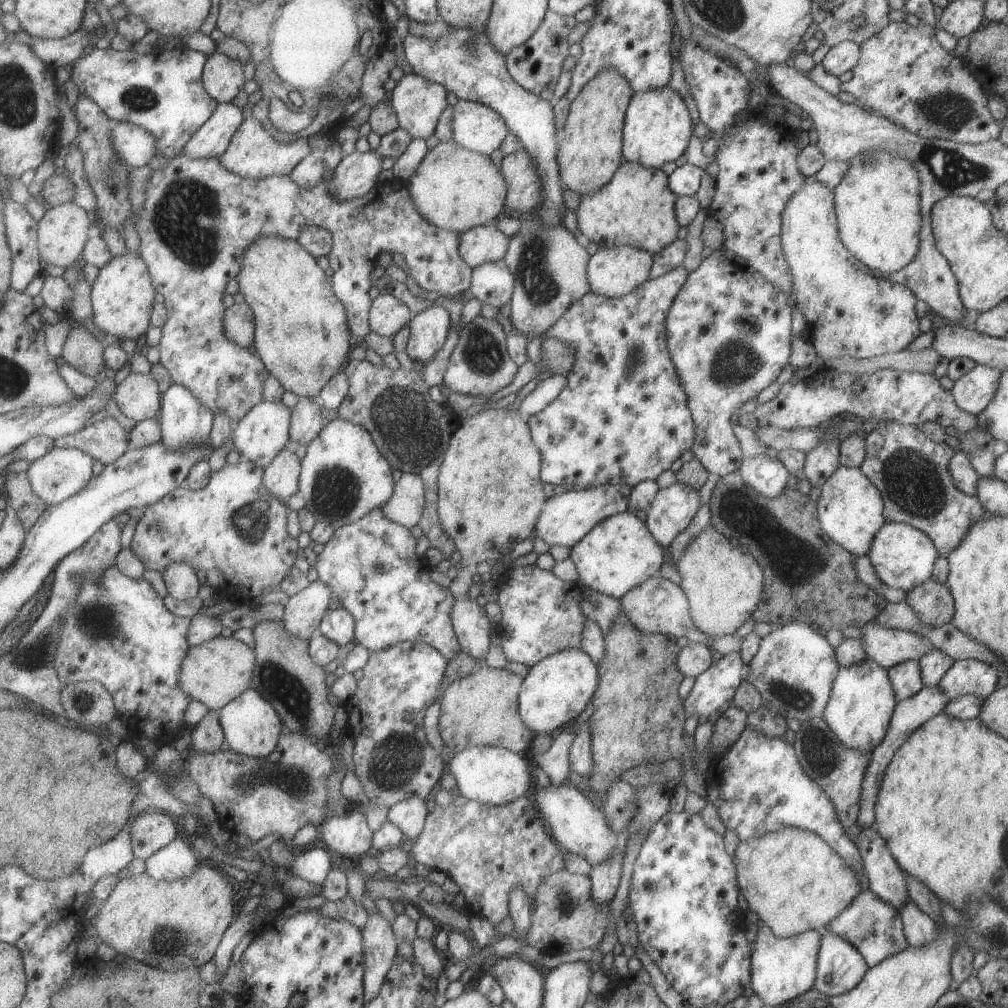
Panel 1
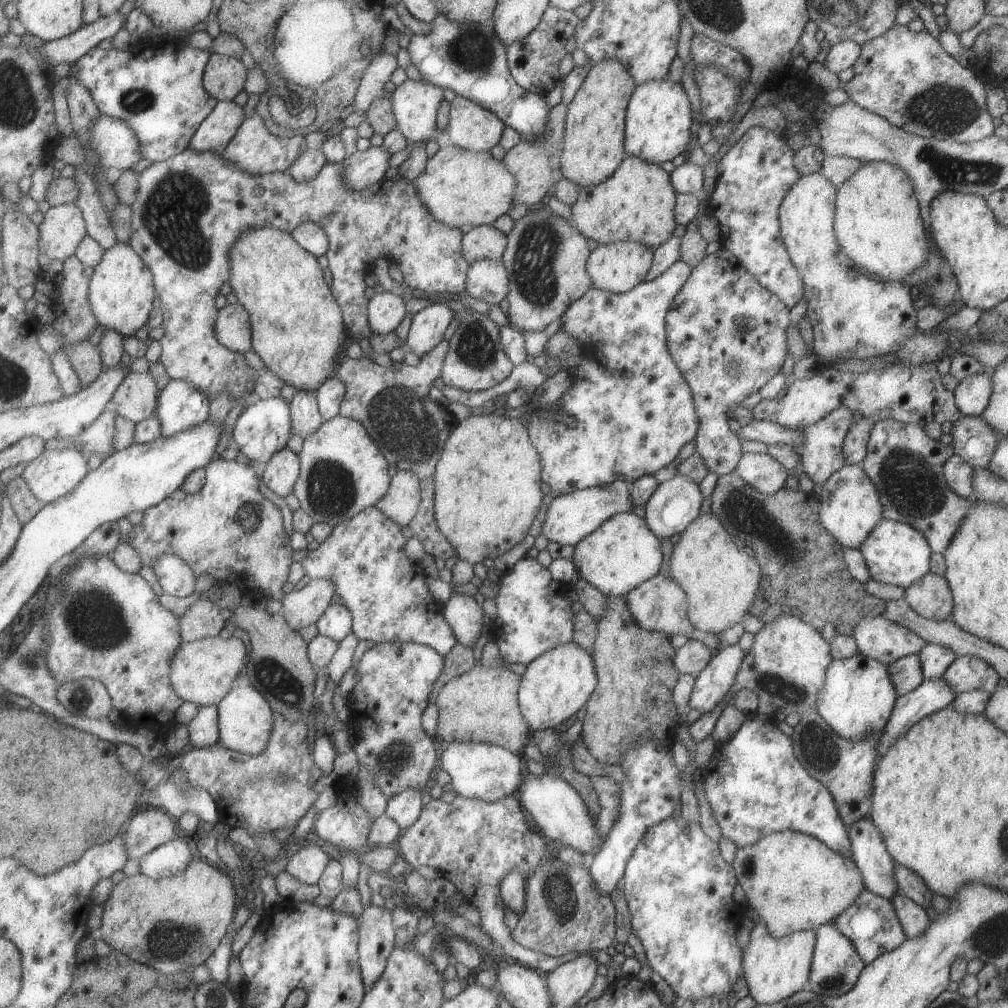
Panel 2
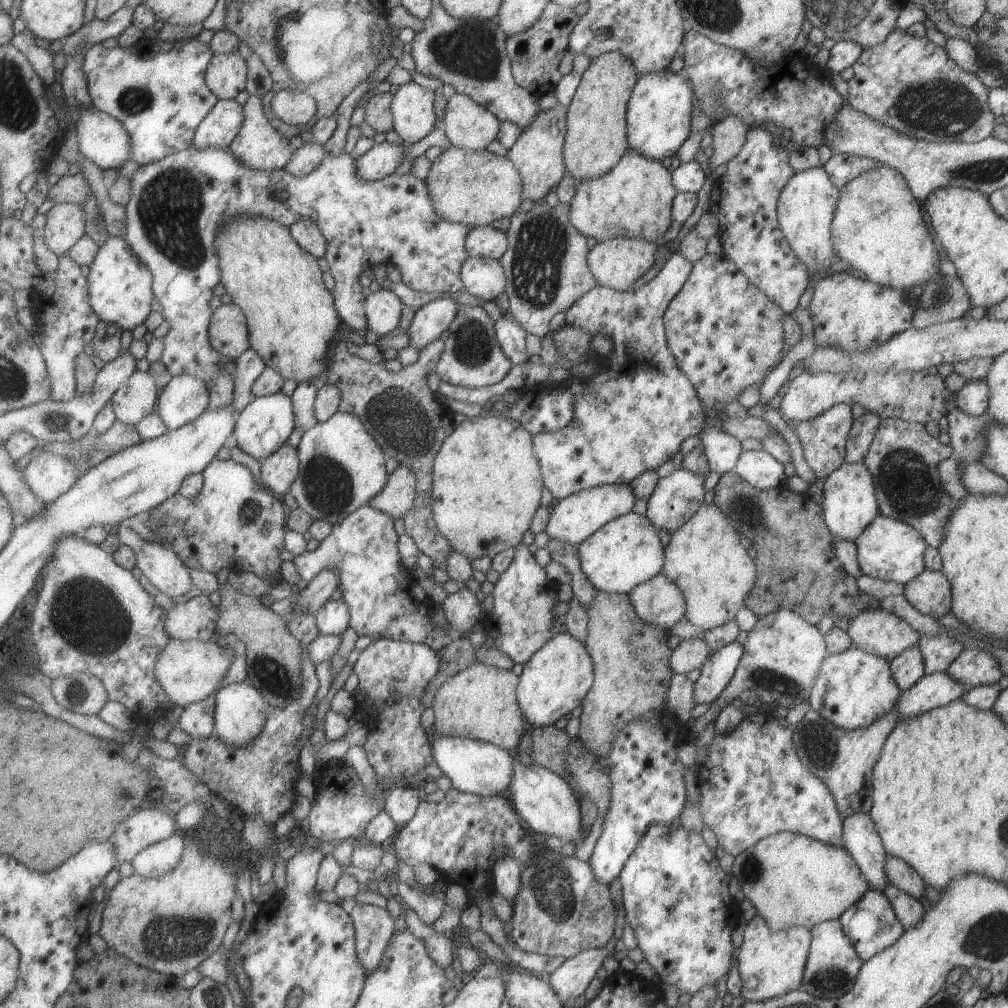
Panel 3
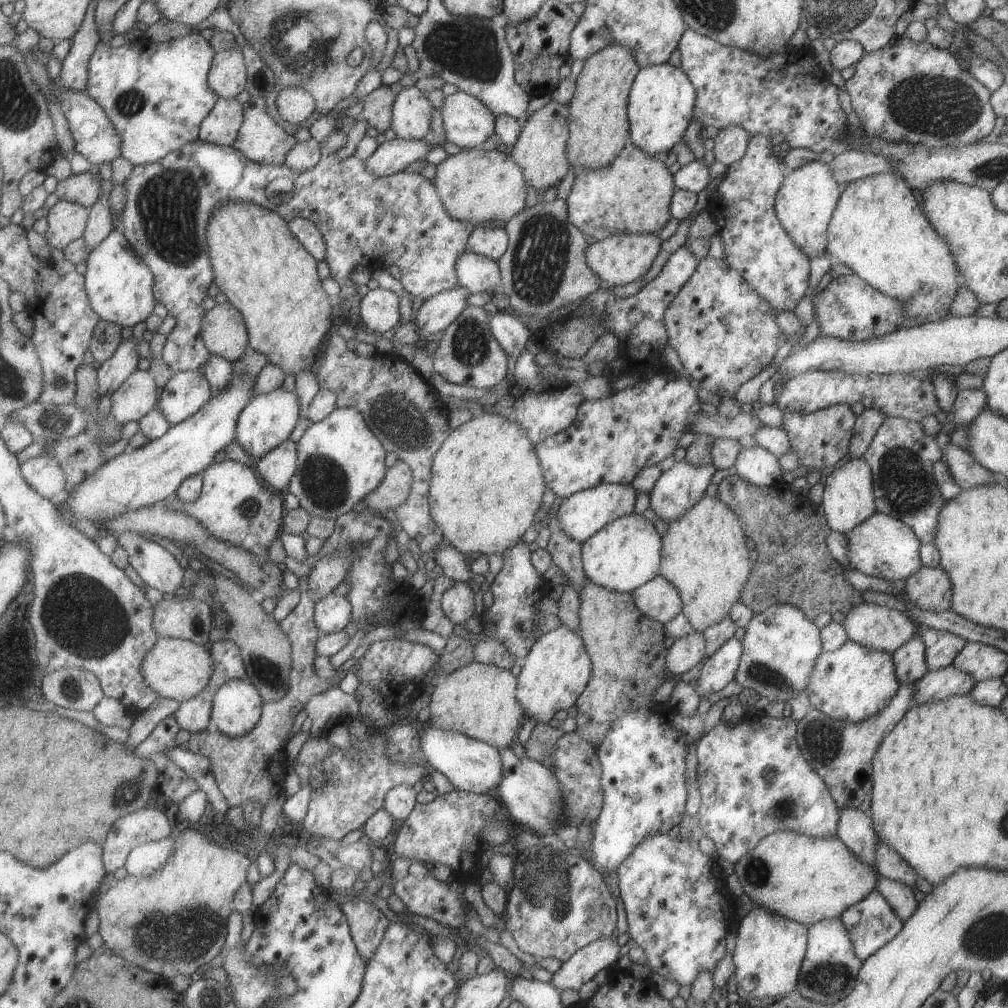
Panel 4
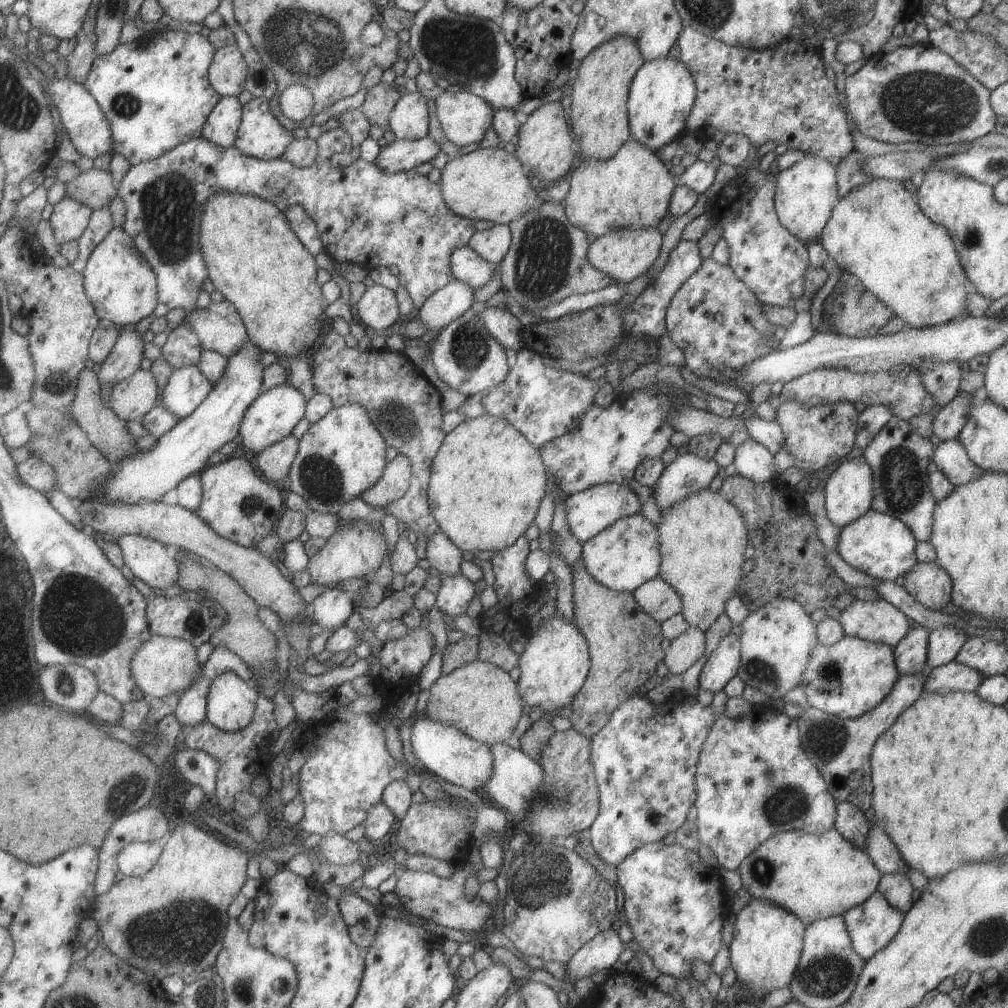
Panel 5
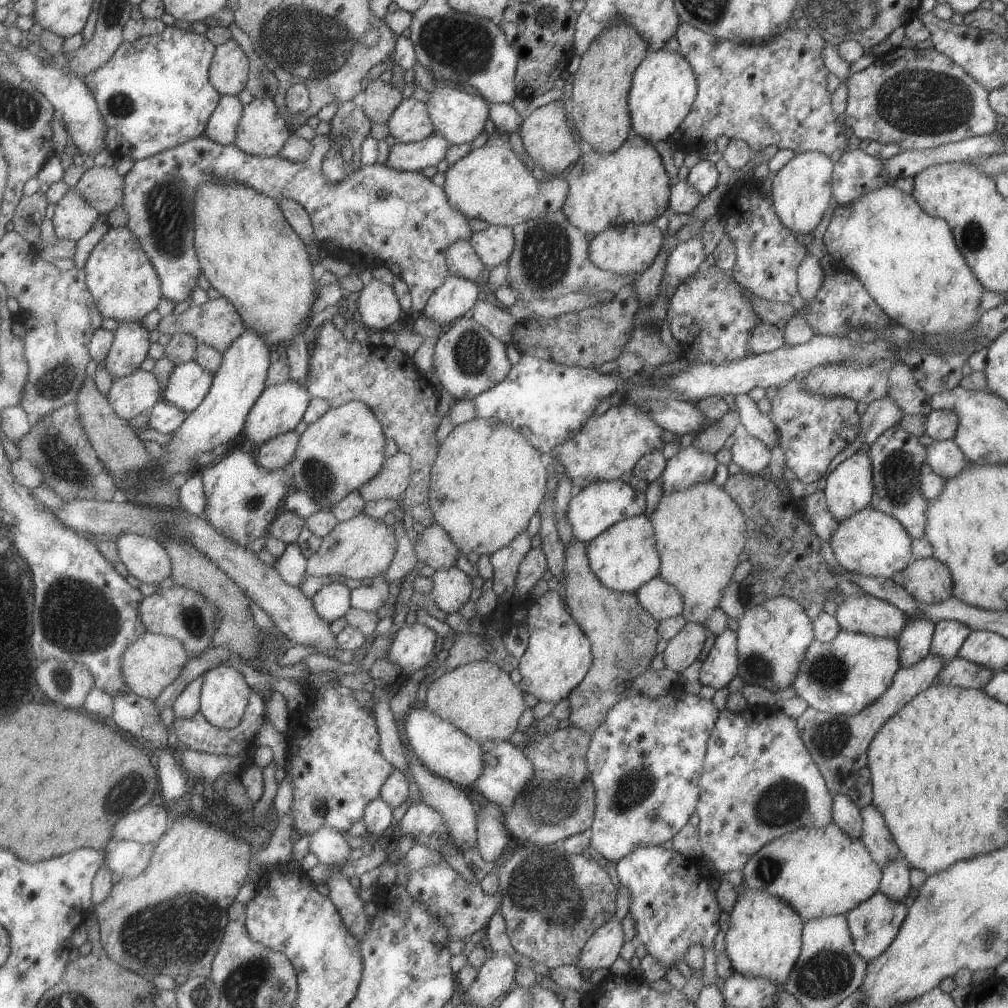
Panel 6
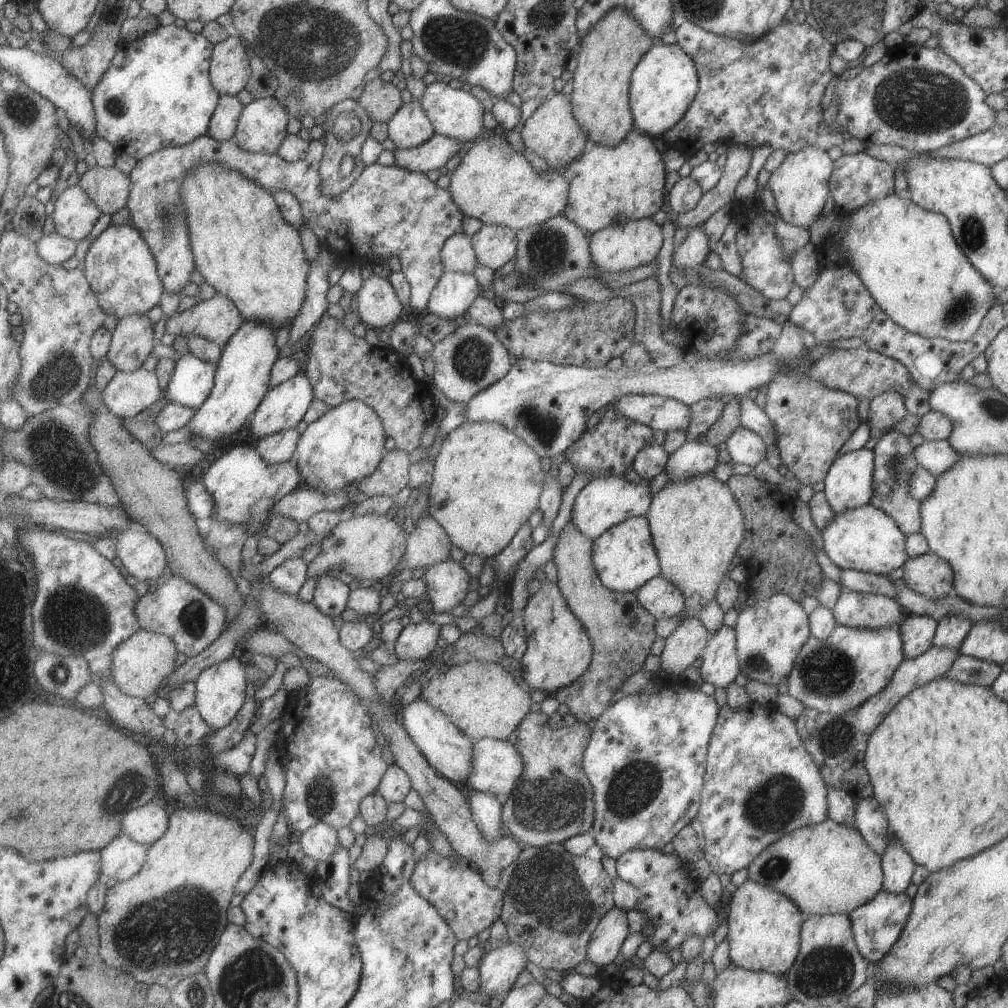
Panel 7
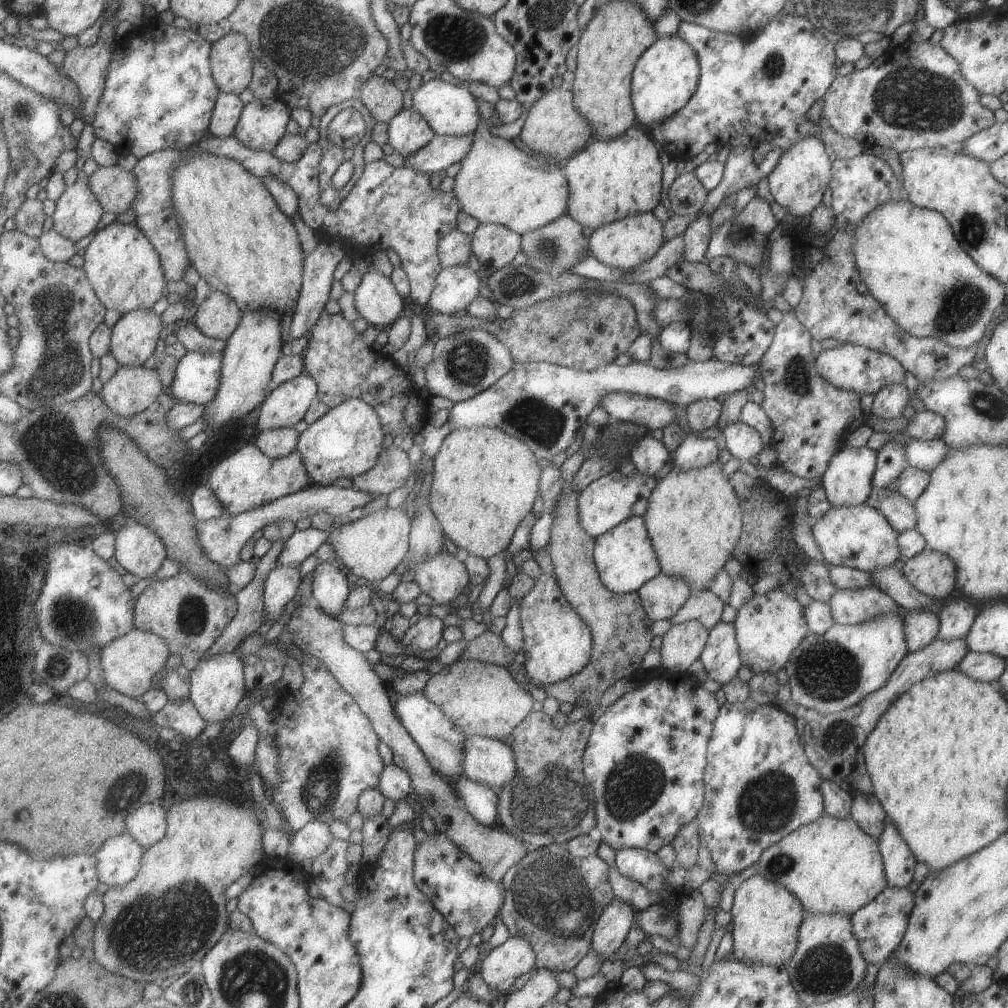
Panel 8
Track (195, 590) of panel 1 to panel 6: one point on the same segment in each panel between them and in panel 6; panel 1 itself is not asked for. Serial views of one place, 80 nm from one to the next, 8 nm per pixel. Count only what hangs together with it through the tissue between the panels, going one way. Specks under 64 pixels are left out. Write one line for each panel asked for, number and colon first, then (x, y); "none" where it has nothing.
2: (178, 579)
3: (165, 568)
4: (159, 568)
5: (152, 561)
6: (147, 558)

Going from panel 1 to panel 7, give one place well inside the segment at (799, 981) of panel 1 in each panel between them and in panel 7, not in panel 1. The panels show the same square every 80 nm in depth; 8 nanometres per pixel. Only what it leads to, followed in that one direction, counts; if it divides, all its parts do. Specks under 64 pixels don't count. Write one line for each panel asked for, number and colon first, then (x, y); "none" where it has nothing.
2: (774, 968)
3: (770, 963)
4: (769, 949)
5: (767, 943)
6: (763, 939)
7: (763, 933)

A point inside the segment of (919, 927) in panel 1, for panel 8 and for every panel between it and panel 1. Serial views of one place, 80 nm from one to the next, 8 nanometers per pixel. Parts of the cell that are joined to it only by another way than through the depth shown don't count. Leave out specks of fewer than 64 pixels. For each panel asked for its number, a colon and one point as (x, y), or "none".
2: (913, 919)
3: (908, 910)
4: (900, 897)
5: (895, 888)
6: (894, 883)
7: (897, 867)
8: (898, 861)

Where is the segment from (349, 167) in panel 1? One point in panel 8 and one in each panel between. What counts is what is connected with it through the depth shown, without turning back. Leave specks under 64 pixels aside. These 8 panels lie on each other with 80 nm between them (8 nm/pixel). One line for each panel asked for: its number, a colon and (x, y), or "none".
2: (362, 169)
3: (382, 160)
4: (391, 157)
5: (402, 155)
6: (415, 156)
7: (432, 154)
8: (443, 150)

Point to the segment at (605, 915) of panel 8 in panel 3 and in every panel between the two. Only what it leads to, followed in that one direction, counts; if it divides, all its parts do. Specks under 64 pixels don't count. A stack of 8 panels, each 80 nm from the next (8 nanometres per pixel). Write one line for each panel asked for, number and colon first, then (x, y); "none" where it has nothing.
3: (570, 979)
4: (583, 964)
5: (601, 951)
6: (601, 948)
7: (607, 936)

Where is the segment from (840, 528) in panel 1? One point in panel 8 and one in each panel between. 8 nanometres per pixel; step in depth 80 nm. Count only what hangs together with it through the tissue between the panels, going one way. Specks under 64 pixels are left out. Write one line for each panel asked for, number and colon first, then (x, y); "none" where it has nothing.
2: (850, 507)
3: (849, 504)
4: (847, 499)
5: (848, 494)
6: (849, 487)
7: (848, 482)
8: (846, 481)

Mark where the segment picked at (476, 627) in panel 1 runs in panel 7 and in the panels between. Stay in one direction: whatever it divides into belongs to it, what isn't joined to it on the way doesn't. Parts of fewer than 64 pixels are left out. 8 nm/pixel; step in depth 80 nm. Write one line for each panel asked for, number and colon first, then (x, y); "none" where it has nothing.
2: (464, 615)
3: (461, 610)
4: (456, 602)
5: (454, 593)
6: (450, 590)
7: (446, 582)

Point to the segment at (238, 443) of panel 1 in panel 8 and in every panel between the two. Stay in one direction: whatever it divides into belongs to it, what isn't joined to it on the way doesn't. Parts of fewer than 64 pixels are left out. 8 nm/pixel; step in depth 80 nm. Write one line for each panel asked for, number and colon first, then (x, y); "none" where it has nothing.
2: (264, 429)
3: (264, 426)
4: (269, 419)
5: (273, 416)
6: (280, 409)
7: (284, 406)
8: (287, 404)

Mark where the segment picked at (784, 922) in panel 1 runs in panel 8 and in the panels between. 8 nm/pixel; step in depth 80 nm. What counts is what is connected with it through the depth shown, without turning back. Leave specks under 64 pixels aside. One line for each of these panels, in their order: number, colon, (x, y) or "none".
2: (794, 882)
3: (792, 880)
4: (804, 879)
5: (813, 876)
6: (818, 872)
7: (824, 869)
8: (830, 865)

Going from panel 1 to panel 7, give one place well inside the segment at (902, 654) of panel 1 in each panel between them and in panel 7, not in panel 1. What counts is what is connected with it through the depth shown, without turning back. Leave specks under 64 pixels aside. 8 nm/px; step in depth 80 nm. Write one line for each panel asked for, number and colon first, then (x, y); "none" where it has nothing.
2: (875, 637)
3: (876, 632)
4: (872, 626)
5: (877, 621)
6: (864, 614)
7: (852, 609)

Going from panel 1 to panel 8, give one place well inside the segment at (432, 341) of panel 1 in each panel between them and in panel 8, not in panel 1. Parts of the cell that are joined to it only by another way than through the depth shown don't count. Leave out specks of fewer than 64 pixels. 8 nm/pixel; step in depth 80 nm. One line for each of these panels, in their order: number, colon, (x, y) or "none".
2: (429, 324)
3: (431, 319)
4: (435, 314)
5: (442, 307)
6: (456, 295)
7: (454, 293)
8: (456, 287)

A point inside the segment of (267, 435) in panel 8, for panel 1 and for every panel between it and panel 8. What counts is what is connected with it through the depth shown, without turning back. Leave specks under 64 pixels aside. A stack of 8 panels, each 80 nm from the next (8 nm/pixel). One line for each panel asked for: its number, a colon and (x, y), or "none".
1: (282, 477)
2: (281, 473)
3: (279, 472)
4: (277, 468)
5: (275, 463)
6: (278, 453)
7: (281, 447)

